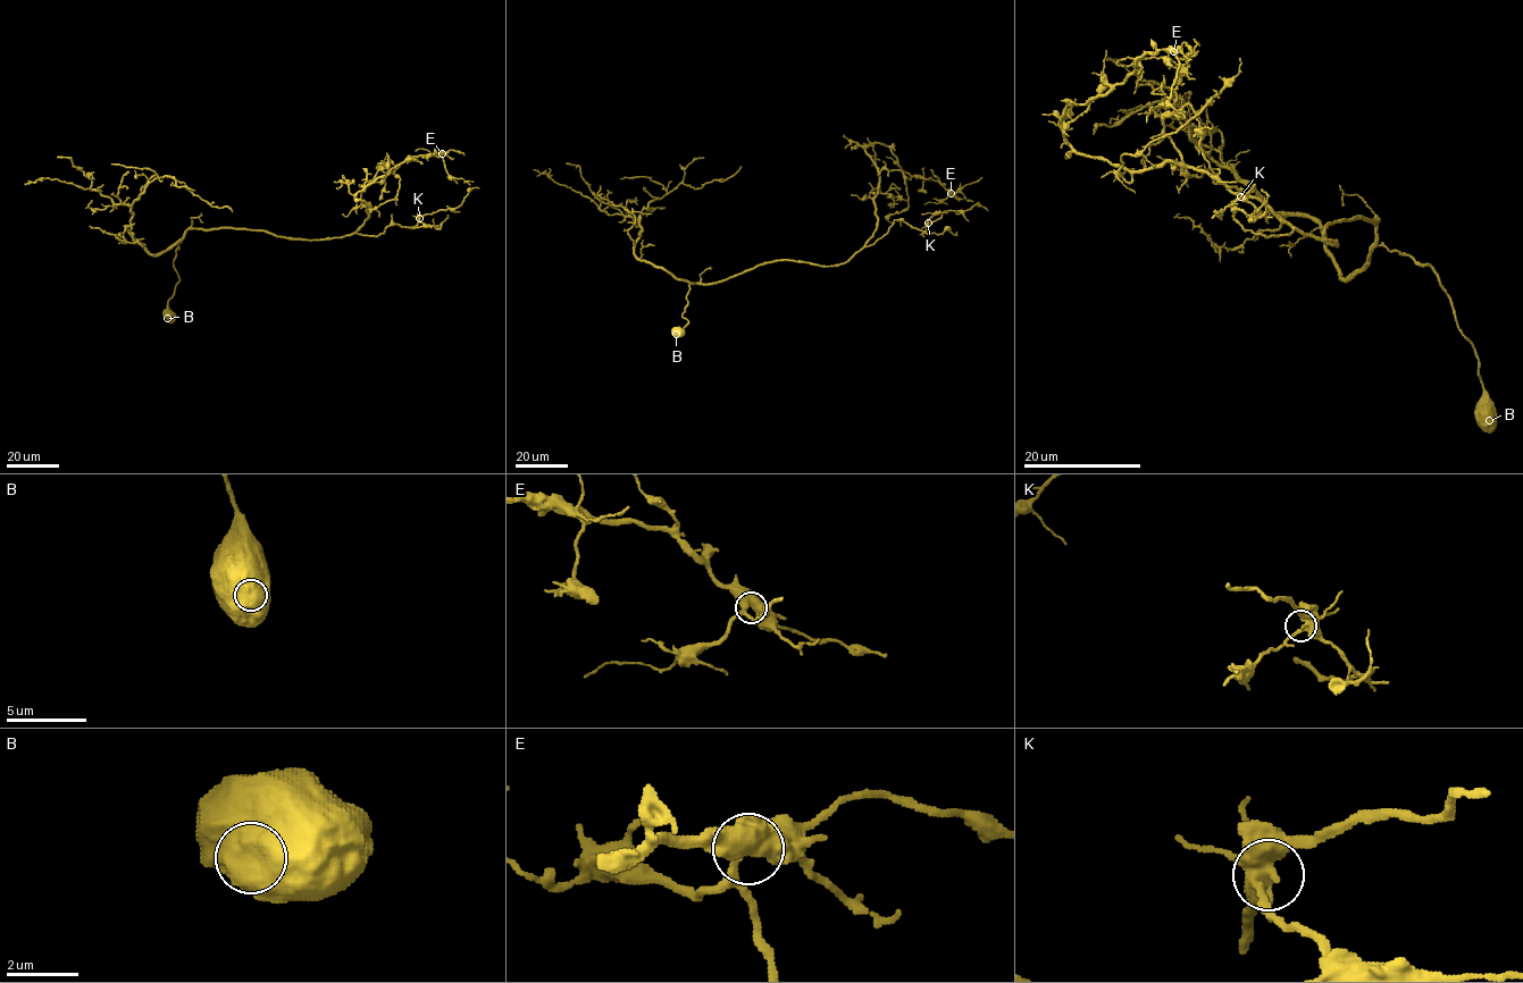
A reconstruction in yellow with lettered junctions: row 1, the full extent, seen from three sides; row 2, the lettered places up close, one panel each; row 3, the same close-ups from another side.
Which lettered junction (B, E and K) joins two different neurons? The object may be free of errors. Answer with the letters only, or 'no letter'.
no letter

